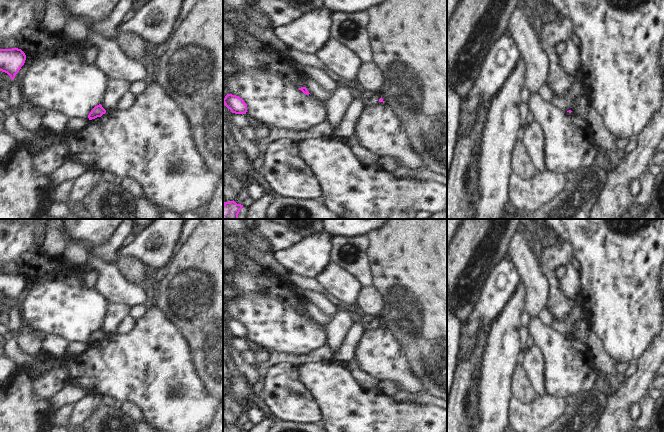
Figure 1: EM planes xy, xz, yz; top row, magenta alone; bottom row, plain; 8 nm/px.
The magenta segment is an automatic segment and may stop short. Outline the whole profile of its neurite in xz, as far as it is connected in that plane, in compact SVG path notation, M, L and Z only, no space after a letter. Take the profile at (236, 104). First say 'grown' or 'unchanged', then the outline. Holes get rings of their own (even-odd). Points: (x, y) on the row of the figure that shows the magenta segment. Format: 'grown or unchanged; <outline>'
unchanged; M227 94L223 99L223 103L232 113L246 114L247 112L247 104L239 96Z

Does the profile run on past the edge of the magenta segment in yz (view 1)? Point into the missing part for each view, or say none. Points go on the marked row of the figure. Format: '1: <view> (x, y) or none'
1: none

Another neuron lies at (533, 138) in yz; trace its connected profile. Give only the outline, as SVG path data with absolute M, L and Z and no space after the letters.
M531 121L524 129L522 140L536 171L544 170L544 132L541 126L535 121Z

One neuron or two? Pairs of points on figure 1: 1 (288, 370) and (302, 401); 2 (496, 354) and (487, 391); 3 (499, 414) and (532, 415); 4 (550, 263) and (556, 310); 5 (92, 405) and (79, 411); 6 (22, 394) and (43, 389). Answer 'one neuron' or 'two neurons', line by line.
1: one neuron
2: one neuron
3: two neurons
4: one neuron
5: one neuron
6: two neurons

